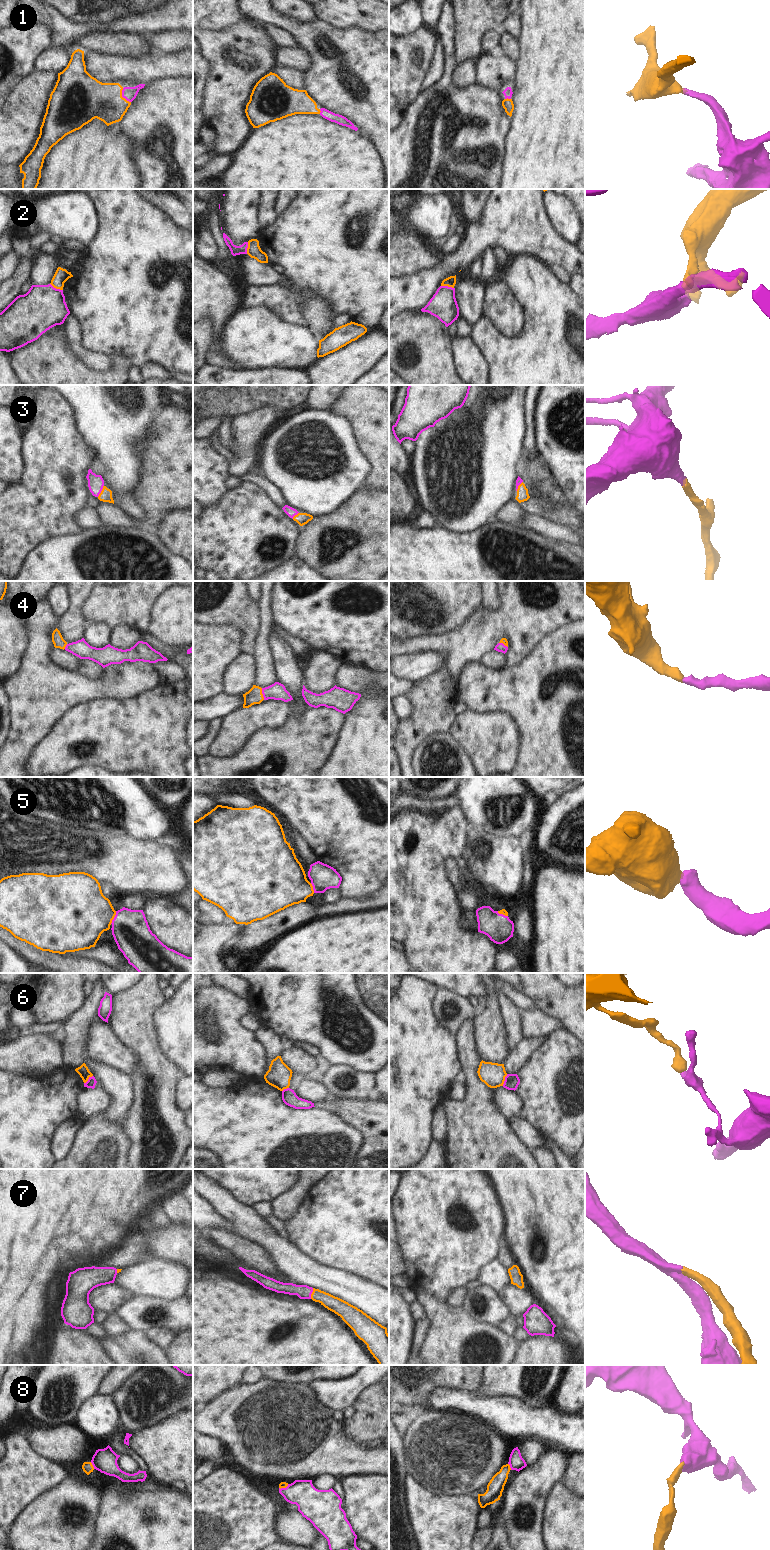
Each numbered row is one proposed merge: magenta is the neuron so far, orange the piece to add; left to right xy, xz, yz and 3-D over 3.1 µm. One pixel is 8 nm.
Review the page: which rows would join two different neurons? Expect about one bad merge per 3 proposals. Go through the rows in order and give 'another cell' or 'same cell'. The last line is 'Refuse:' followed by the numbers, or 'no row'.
1: same cell
2: another cell
3: same cell
4: same cell
5: same cell
6: another cell
7: same cell
8: same cell
Refuse: 2, 6

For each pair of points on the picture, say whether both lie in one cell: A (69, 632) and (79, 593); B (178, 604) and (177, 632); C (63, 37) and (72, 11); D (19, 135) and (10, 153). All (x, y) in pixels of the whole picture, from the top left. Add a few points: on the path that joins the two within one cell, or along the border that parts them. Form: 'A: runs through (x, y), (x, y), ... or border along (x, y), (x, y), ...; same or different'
A: runs through (72, 622), (76, 603); same
B: runs through (178, 611), (177, 625); same
C: border along (57, 10), (80, 24), (92, 23); different
D: runs through (15, 139), (10, 144), (10, 149); same

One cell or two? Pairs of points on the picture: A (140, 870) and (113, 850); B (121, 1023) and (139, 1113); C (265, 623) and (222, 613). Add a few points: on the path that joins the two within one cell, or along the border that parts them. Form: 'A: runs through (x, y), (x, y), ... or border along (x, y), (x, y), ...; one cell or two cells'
A: runs through (133, 866), (126, 863), (120, 857); one cell
B: runs through (143, 1045), (144, 1087), (142, 1091); one cell
C: border along (258, 603), (260, 627), (254, 645); two cells

